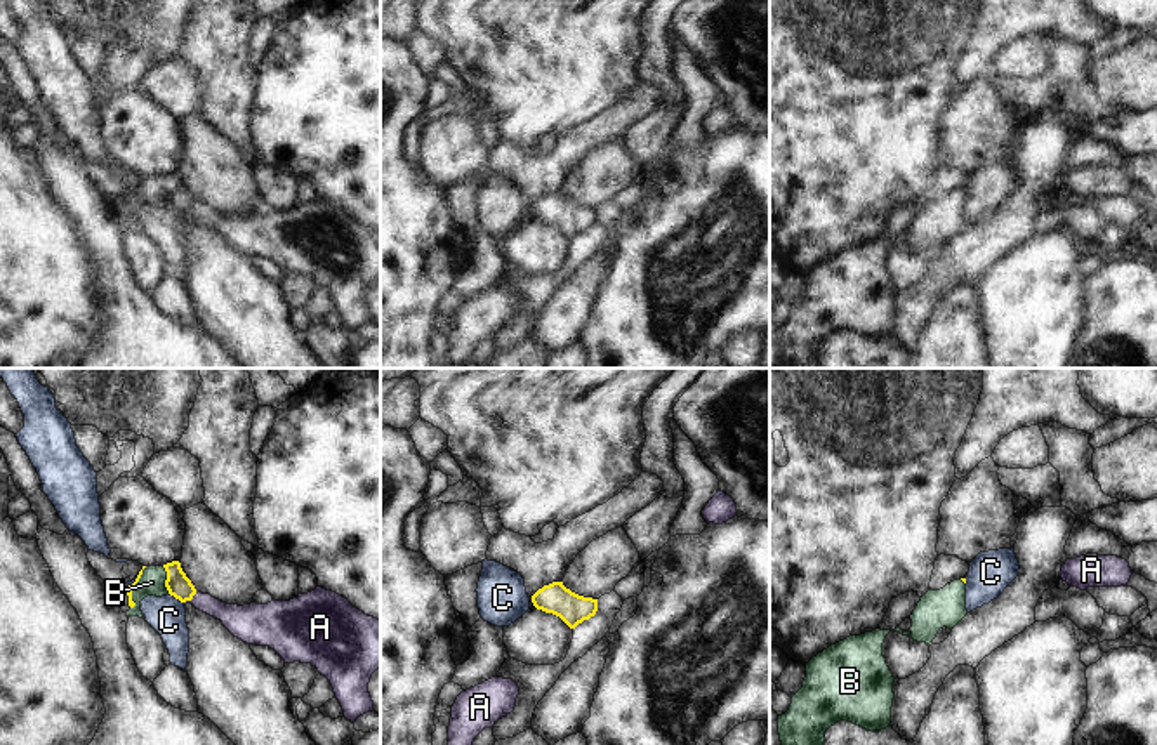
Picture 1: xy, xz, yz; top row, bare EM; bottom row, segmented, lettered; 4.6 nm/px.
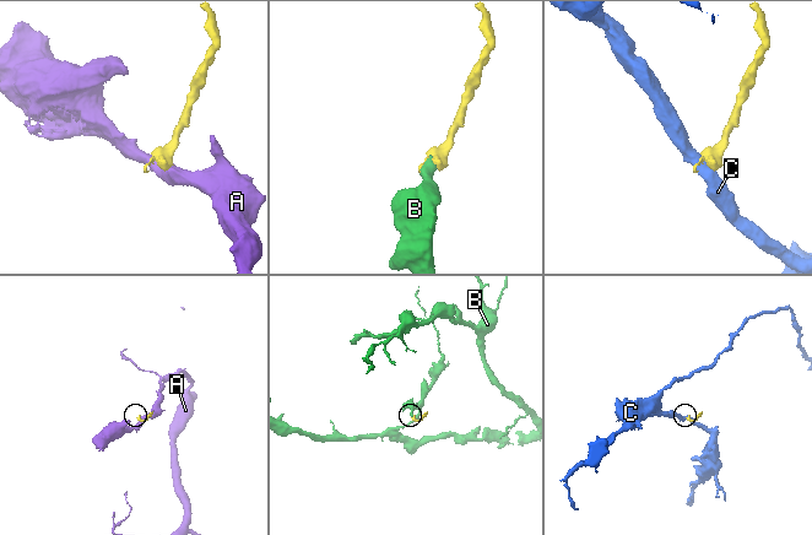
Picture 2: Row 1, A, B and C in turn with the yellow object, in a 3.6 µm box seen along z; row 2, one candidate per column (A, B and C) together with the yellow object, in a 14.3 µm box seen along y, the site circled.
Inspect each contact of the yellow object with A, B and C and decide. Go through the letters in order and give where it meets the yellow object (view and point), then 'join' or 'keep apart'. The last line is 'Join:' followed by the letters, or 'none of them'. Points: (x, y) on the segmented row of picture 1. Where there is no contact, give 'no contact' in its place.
A: meets yellow in xy at (191, 598); keep apart
B: meets yellow in xy at (165, 580); join
C: meets yellow in xy at (176, 598); keep apart
Join: B

